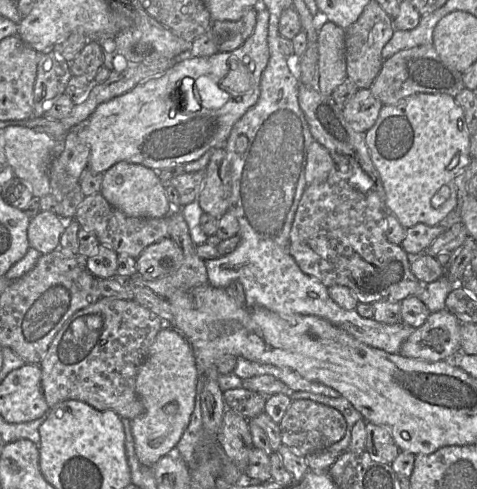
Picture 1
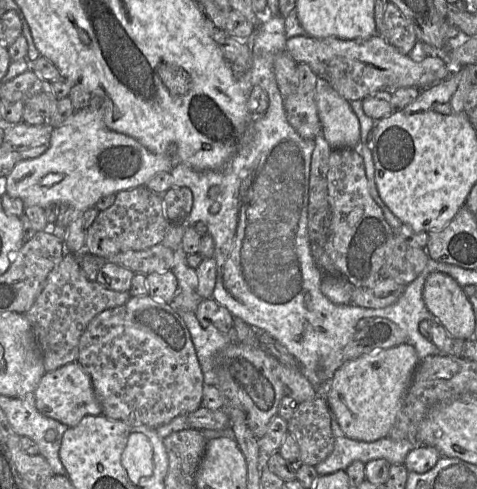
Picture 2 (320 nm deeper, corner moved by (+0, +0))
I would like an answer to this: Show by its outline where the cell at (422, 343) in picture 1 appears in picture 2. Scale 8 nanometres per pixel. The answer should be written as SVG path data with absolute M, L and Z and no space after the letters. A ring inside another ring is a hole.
M402 343L350 360L335 371L328 384L326 403L347 438L374 442L388 436L419 361L414 347Z

